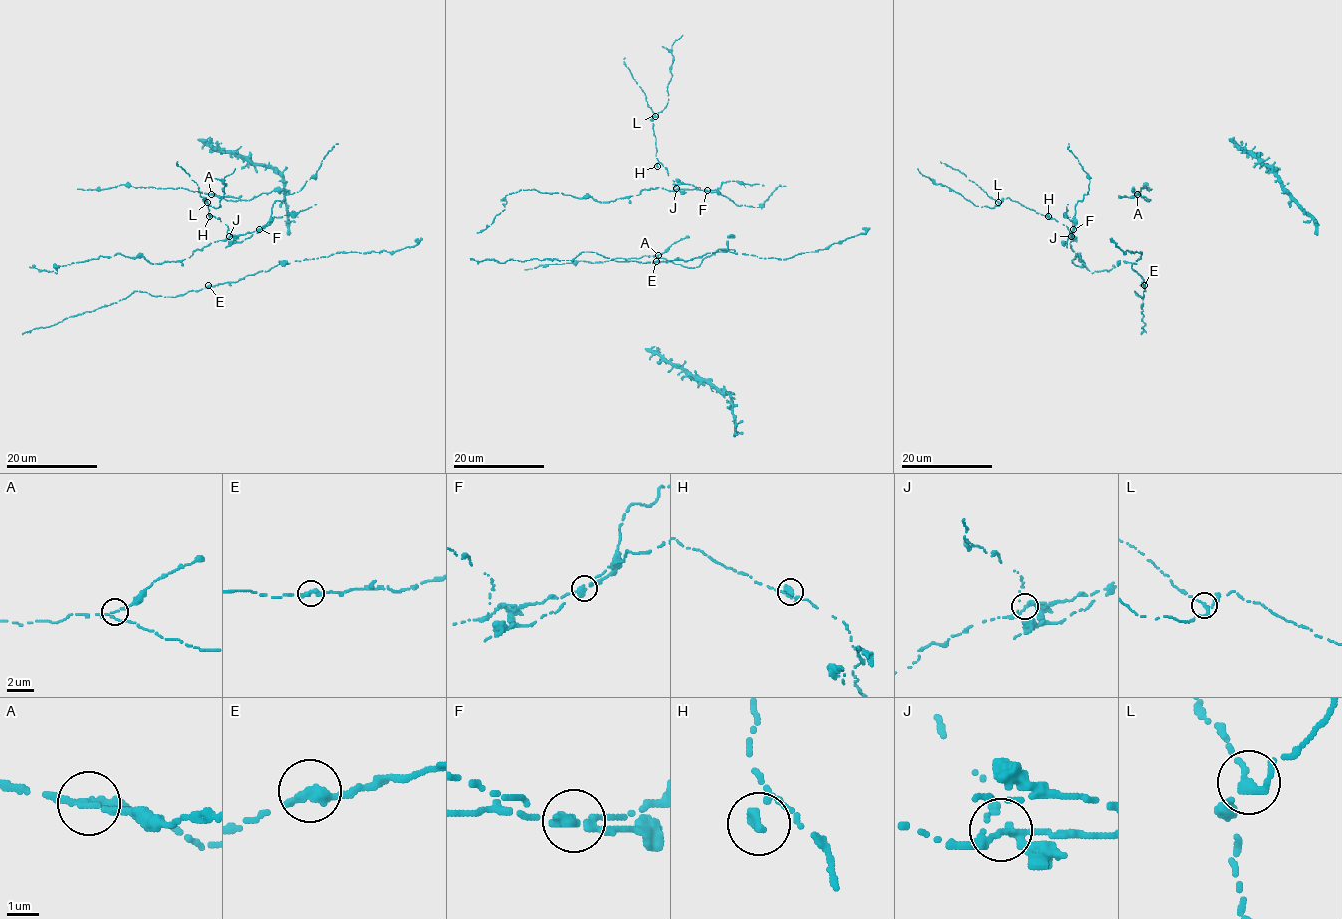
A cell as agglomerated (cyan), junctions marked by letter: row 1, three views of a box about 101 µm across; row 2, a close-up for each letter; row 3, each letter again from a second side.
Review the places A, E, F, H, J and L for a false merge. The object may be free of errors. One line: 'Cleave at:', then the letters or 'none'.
Cleave at: F

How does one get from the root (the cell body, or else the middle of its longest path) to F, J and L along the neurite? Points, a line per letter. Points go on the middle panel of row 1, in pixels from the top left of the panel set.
F: (719, 193), (715, 190), (707, 191)
J: (719, 193), (715, 190), (676, 188)
L: (719, 193), (715, 190), (674, 187), (667, 169), (656, 158), (651, 121), (655, 116)

